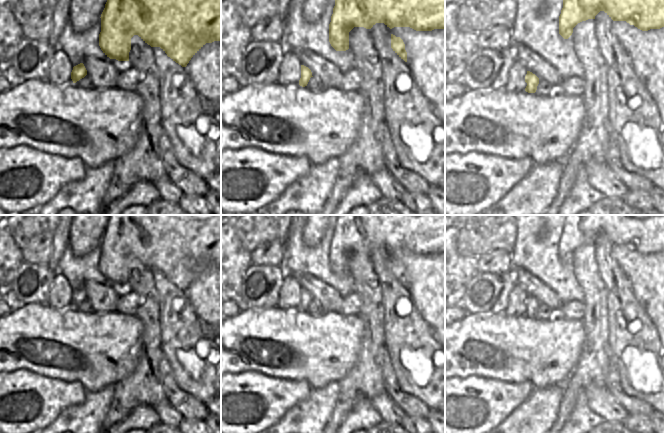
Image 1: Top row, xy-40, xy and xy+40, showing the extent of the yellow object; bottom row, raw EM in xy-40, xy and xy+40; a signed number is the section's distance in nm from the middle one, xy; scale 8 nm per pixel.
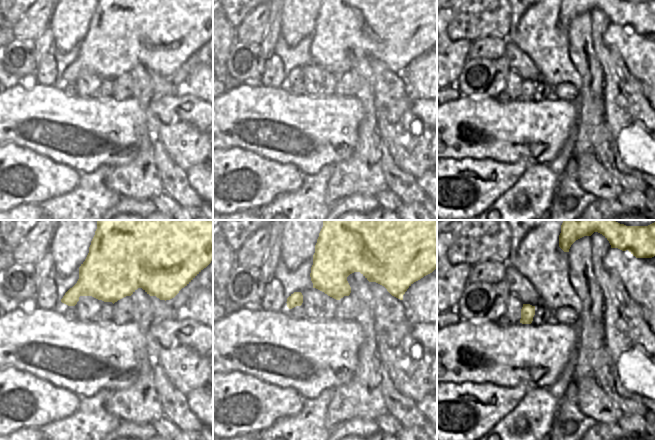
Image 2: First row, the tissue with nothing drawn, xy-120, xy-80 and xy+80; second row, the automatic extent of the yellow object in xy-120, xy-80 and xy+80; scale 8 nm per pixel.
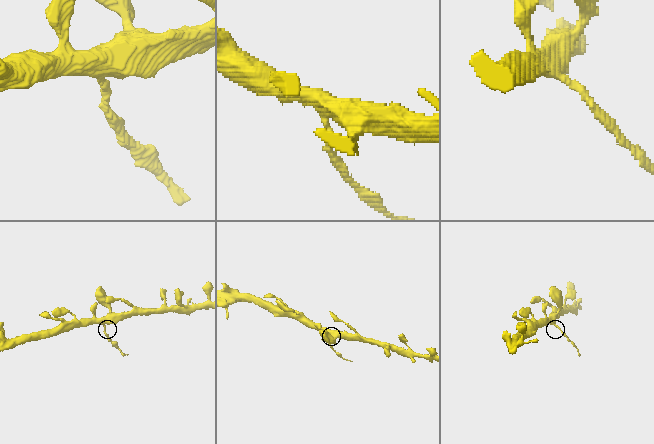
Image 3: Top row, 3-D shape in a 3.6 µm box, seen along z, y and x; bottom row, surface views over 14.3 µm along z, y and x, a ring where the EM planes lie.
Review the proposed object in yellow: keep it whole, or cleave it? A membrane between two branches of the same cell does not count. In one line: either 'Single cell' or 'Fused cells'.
Fused cells.

